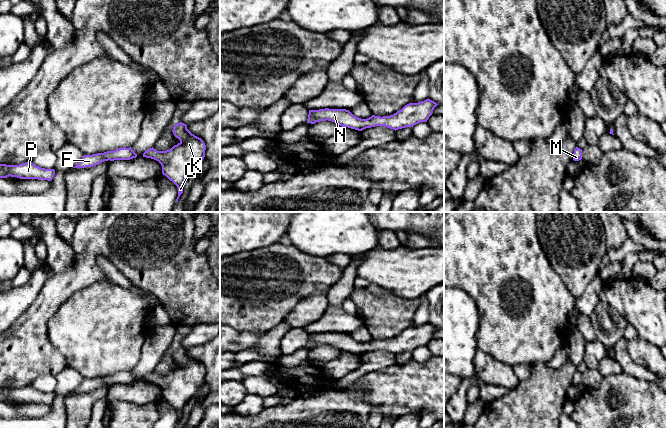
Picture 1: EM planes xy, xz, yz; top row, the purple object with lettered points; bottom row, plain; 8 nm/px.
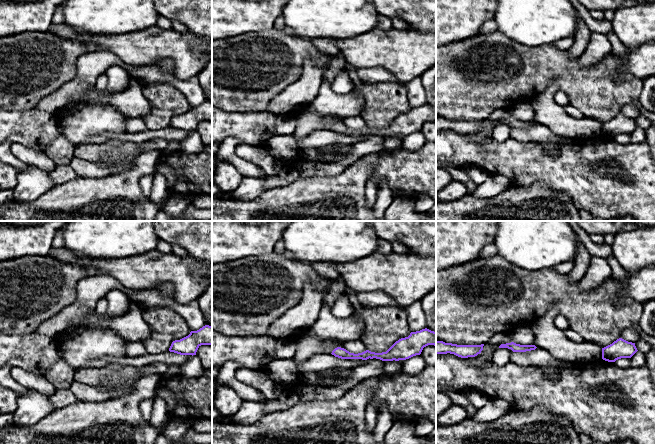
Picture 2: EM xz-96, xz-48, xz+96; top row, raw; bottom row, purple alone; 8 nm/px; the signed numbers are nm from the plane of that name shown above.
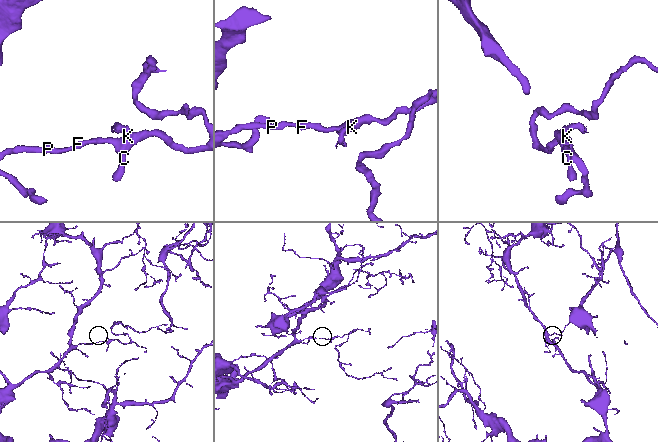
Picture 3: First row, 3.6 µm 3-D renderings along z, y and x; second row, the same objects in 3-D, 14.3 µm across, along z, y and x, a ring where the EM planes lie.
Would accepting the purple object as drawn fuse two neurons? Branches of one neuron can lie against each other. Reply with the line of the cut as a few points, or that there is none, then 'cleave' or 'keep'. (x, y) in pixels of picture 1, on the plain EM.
no cut; keep

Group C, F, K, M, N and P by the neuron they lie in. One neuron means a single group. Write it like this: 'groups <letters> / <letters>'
groups C F K M N P

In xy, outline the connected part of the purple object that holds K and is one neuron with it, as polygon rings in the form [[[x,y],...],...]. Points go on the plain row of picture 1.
[[[180,346],[173,351],[174,360],[180,364],[170,374],[157,375],[153,371],[143,377],[143,381],[158,385],[162,390],[162,398],[178,412],[178,425],[183,417],[184,406],[203,385],[206,369],[204,365],[192,358],[187,349]]]

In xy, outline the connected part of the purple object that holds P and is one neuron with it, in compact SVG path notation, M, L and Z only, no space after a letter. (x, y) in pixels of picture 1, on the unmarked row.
M31 385L19 389L0 388L0 402L17 401L20 403L38 403L51 405L55 399L54 393L36 390Z

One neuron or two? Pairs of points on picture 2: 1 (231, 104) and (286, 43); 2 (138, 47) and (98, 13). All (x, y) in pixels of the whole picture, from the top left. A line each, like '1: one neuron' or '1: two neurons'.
1: one neuron
2: two neurons

